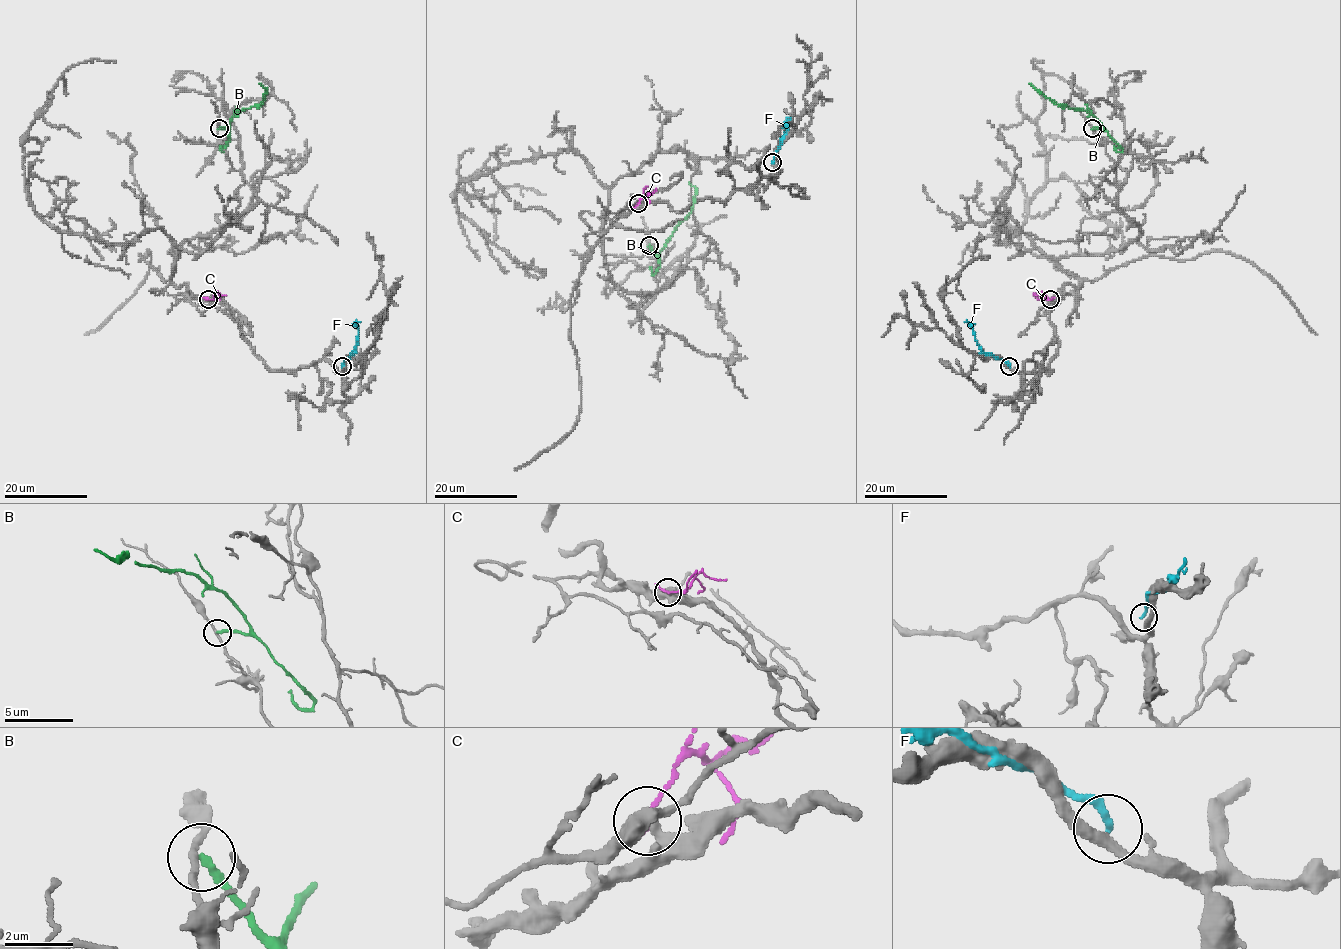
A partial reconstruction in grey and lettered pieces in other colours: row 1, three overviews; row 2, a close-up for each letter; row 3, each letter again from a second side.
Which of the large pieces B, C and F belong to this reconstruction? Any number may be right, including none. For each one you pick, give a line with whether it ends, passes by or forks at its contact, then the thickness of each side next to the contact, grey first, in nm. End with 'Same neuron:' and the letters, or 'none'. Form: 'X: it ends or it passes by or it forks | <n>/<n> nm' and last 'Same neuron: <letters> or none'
Same neuron: none

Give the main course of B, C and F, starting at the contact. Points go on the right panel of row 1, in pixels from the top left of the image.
B: (1093, 128), (1101, 128), (1101, 123), (1083, 110), (1046, 98), (1029, 83)
C: (1050, 298), (1043, 298), (1042, 293), (1035, 294)
F: (1010, 366), (982, 349), (973, 327), (966, 322)

